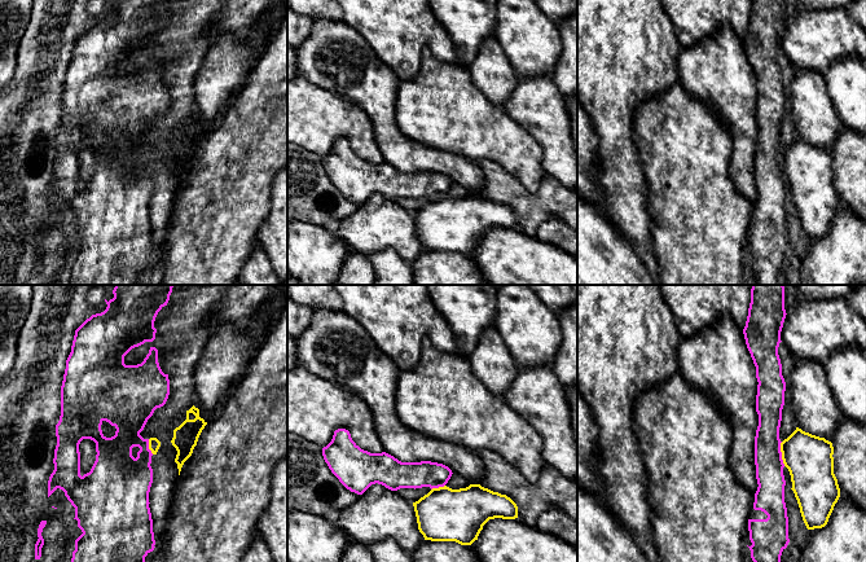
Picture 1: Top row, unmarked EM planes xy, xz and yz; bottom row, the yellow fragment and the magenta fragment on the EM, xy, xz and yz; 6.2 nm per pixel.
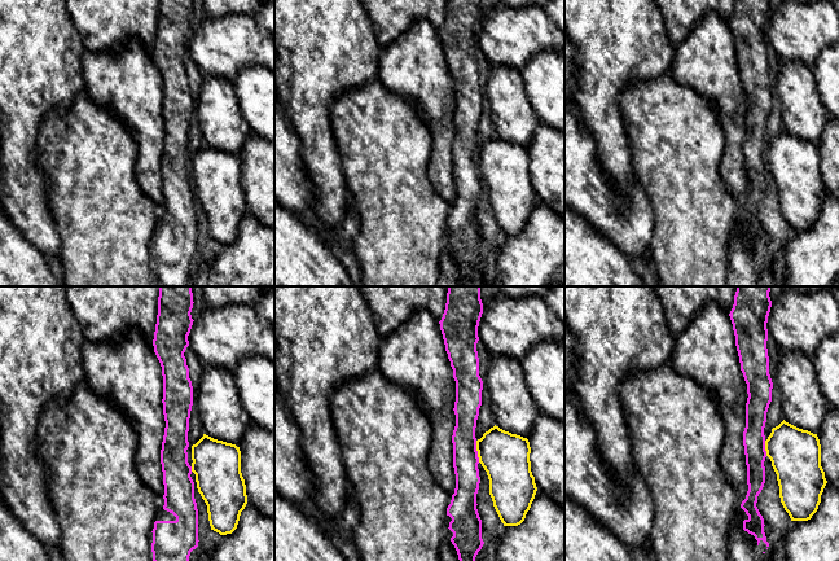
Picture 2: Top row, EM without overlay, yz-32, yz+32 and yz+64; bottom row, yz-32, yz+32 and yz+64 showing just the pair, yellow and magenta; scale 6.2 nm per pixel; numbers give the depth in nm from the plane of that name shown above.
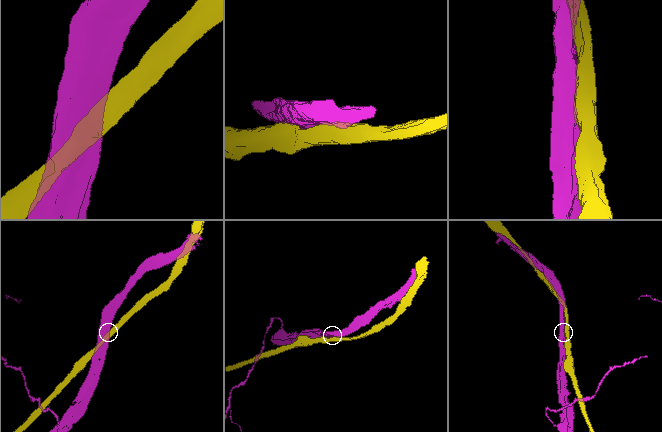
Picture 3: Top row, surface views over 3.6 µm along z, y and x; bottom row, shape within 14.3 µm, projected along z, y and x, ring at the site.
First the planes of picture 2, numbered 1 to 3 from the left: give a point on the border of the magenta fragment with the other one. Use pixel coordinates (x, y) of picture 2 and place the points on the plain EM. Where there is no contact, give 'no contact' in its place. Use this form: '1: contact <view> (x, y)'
1: contact yz-32 (192, 179)
2: contact yz+32 (478, 161)
3: contact yz+64 (765, 158)

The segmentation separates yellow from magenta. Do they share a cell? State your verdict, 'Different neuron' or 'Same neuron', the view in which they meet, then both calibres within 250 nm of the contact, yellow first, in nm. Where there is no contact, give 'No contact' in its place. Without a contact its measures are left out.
Different neuron. Touches yellow in yz. Thickness 300 nm (yellow) against 180 nm

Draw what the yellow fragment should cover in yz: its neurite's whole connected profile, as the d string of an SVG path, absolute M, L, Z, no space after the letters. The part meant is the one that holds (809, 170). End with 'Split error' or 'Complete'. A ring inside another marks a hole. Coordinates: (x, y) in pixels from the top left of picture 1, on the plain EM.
M796 137L781 153L781 162L806 238L825 237L840 207L832 153Z. Complete

